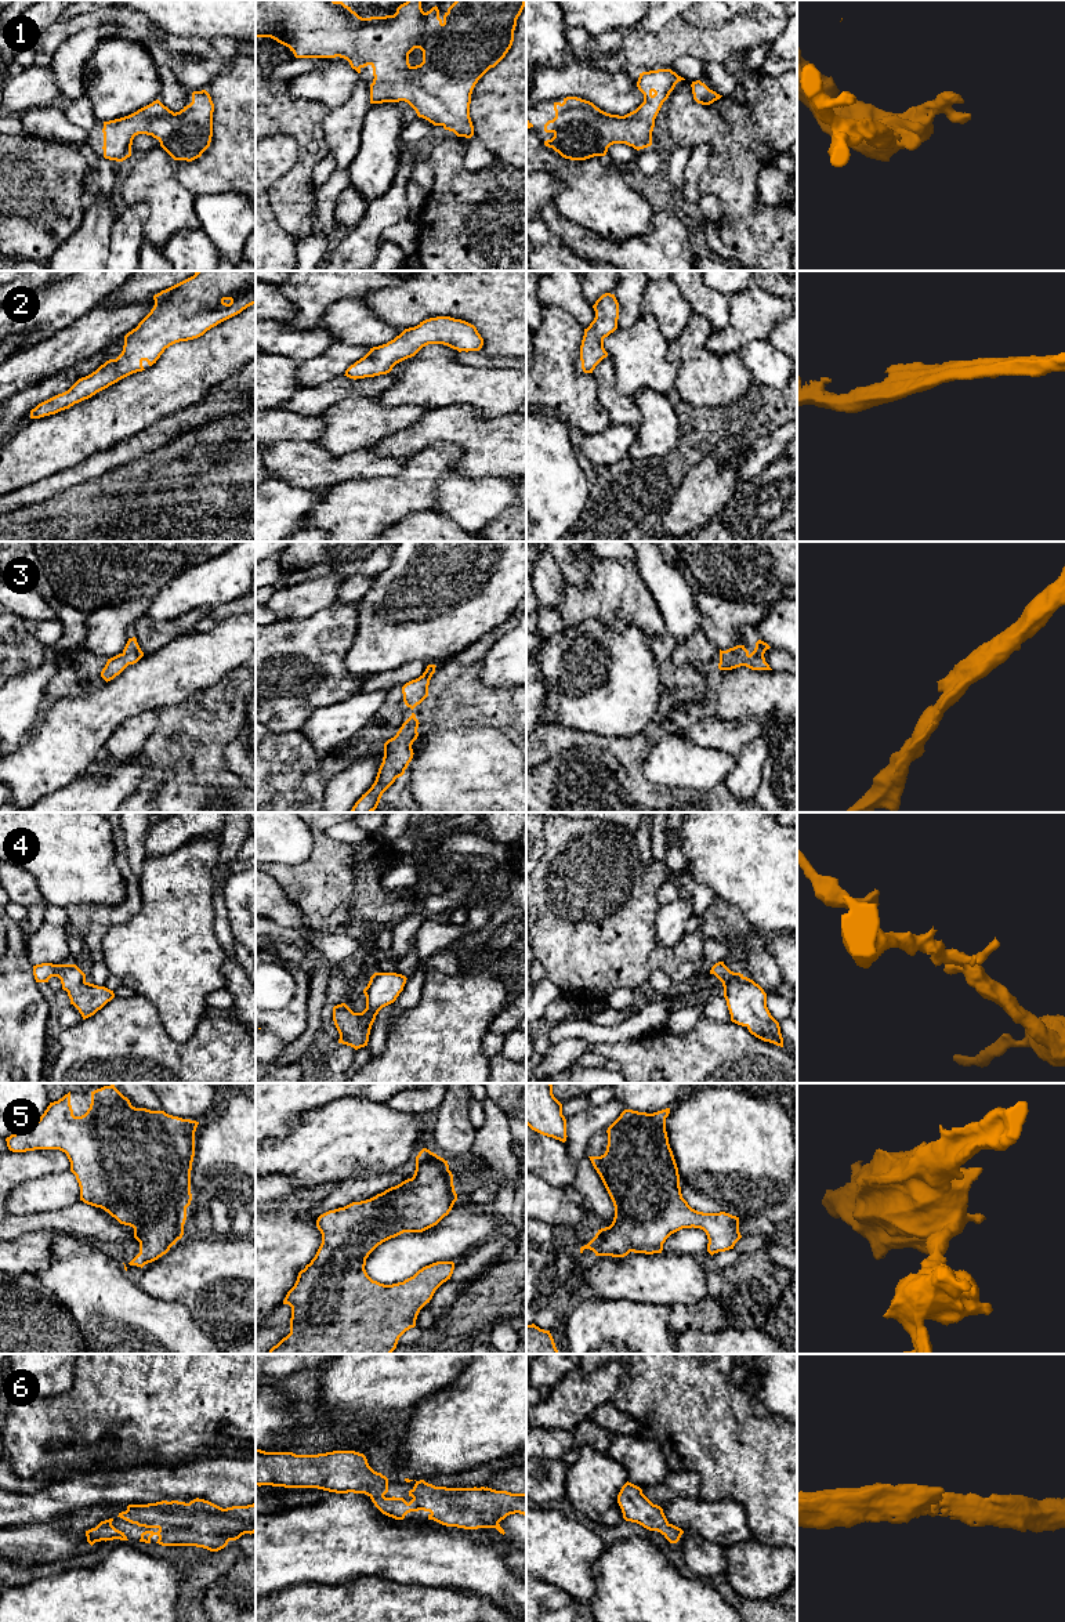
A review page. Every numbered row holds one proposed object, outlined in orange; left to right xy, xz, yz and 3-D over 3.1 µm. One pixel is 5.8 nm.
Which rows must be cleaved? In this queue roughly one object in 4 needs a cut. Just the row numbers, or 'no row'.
no row

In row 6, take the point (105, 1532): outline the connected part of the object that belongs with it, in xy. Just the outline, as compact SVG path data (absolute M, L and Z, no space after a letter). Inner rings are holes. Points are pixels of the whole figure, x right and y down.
M113 1518L101 1521L95 1528L86 1531L87 1542L93 1546L95 1542L101 1540L128 1540L124 1532L116 1529L112 1525Z

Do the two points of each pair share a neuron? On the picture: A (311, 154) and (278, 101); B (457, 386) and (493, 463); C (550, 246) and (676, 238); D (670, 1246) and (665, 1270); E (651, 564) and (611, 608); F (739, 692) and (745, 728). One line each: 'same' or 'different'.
A: same
B: different
C: different
D: different
E: different
F: different

